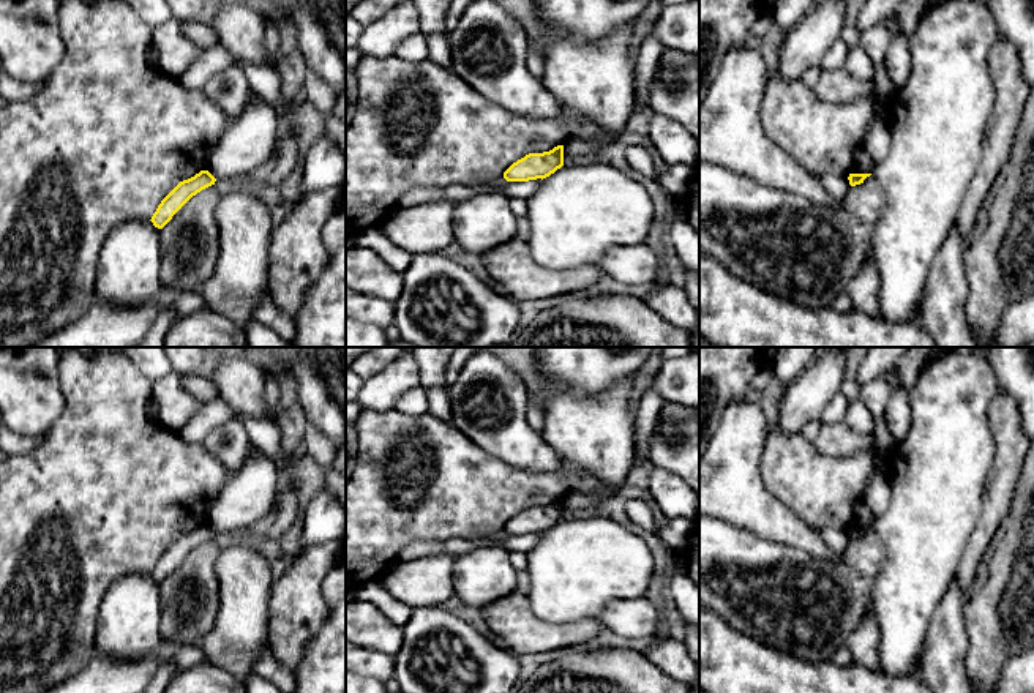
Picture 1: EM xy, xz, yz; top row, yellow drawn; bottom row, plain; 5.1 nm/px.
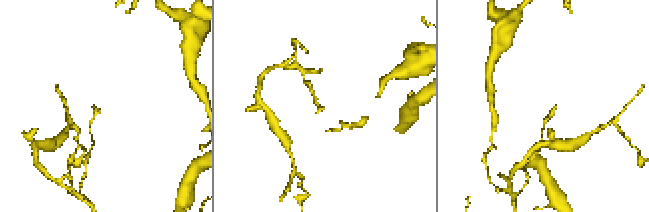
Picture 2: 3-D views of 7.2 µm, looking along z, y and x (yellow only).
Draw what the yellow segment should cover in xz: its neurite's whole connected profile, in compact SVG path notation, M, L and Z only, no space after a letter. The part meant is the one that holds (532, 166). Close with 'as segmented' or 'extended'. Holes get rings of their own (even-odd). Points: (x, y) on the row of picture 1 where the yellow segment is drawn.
M557 145L549 152L529 153L513 163L505 172L507 182L529 182L546 178L564 166L564 145Z; as segmented

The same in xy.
M200 170L194 177L180 182L158 205L152 216L155 227L163 229L172 216L197 193L215 185L216 178L208 170Z; as segmented

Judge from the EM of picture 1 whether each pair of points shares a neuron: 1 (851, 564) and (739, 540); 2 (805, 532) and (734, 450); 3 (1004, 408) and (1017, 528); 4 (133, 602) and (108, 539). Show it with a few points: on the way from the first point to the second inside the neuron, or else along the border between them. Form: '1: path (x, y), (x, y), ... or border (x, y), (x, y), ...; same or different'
1: path (823, 570), (782, 570), (775, 564), (768, 562); same
2: path (782, 523), (734, 474); same
3: border (1017, 480), (1012, 490), (1011, 509), (1003, 523); different
4: border (149, 572), (120, 575), (111, 584), (100, 605); different

